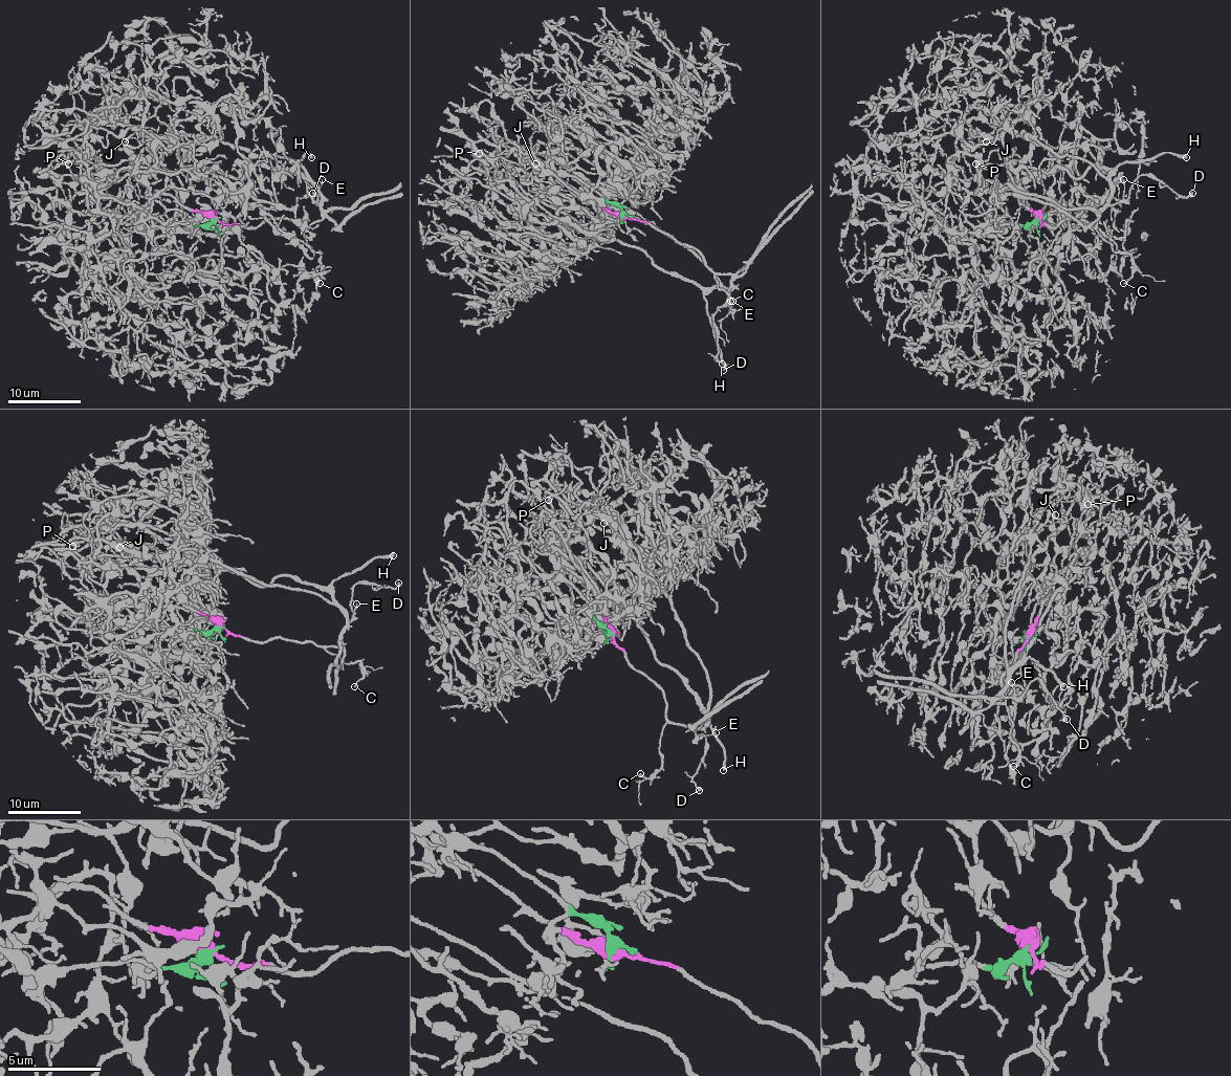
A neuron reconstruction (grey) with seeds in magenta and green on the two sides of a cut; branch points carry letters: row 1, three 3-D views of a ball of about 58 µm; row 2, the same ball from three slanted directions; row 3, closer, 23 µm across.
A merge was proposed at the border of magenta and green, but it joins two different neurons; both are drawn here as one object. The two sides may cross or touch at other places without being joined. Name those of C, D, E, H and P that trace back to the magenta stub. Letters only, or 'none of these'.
C, D, E, H

